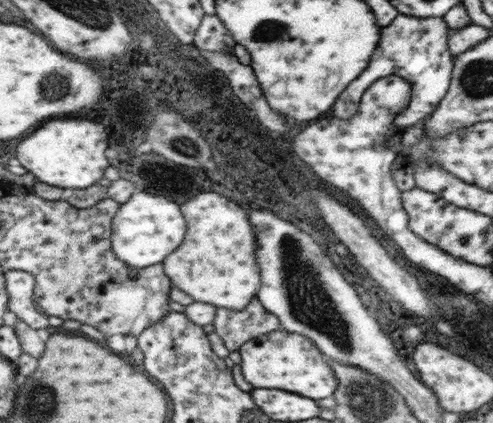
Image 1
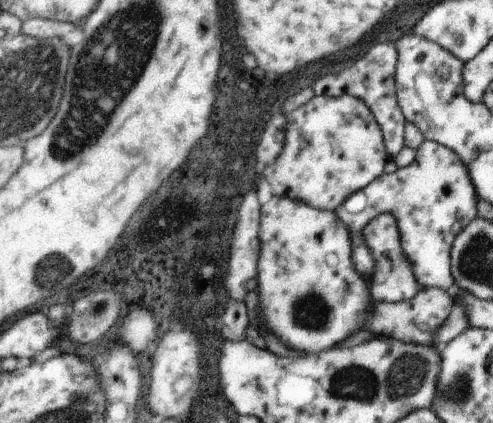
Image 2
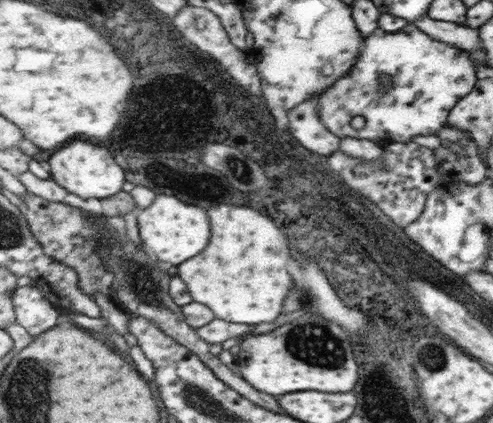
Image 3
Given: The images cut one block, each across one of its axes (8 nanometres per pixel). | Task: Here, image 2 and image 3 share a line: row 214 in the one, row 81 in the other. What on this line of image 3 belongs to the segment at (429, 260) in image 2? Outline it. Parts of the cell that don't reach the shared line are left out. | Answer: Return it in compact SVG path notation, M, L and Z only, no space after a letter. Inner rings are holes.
M415 24L403 26L399 32L373 30L363 44L363 56L335 88L327 88L319 100L323 126L339 138L357 140L379 140L379 142L409 142L413 136L427 136L439 132L455 104L475 90L477 70L469 52L451 44L439 42L419 30ZM383 76L389 78L383 90ZM361 116L363 128L351 128L351 120Z

